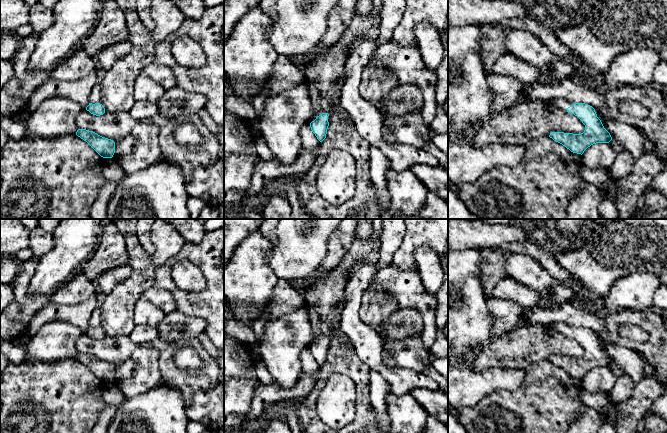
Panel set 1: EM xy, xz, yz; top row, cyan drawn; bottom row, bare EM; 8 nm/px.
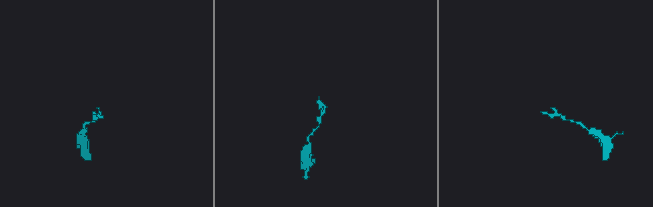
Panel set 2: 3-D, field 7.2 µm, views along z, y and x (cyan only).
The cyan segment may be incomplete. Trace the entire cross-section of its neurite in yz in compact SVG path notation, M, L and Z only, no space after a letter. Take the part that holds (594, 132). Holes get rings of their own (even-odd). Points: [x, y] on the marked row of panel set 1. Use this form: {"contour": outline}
{"contour": "M551 99L545 103L574 114L585 125L585 130L581 134L564 132L550 133L550 138L562 144L571 152L582 155L591 145L609 143L612 140L610 133L604 128L592 106L585 103L573 103L565 99Z"}

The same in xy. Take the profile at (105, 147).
{"contour": "M78 129L76 135L86 141L101 157L113 157L115 153L115 142L113 140L86 129Z"}

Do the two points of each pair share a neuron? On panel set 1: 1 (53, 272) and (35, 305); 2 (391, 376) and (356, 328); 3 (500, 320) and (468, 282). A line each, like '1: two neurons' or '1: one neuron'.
1: two neurons
2: one neuron
3: two neurons

